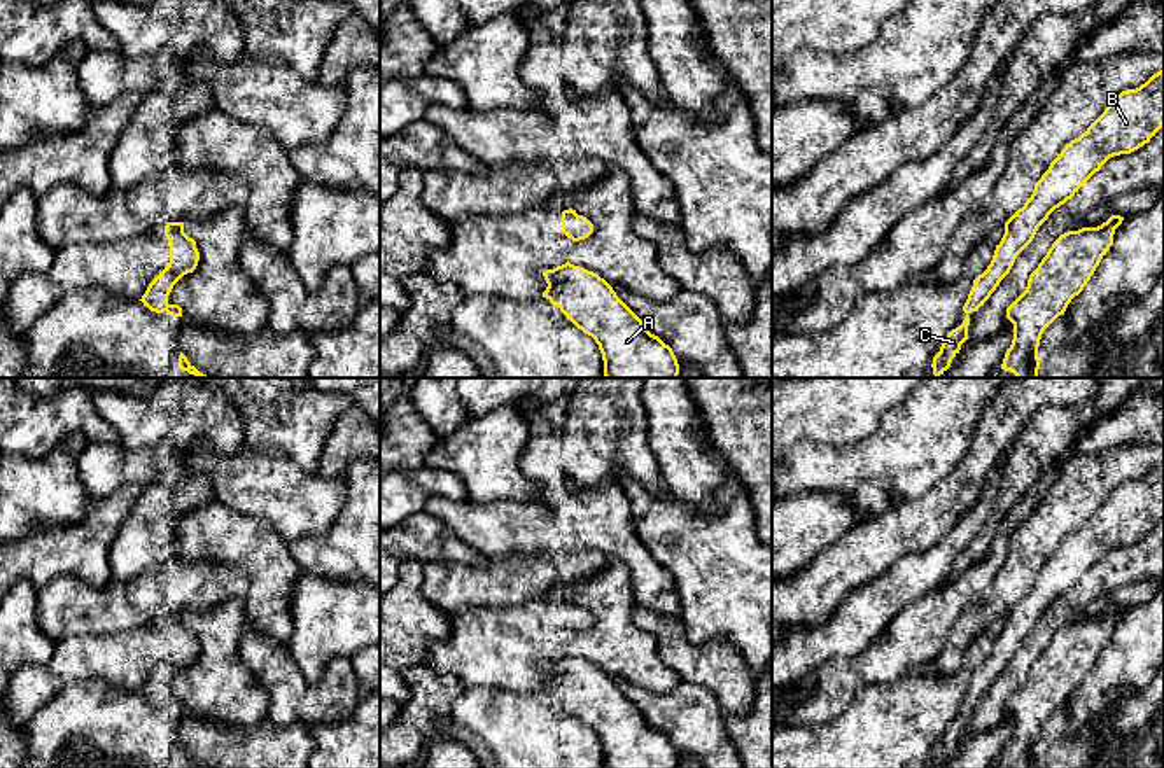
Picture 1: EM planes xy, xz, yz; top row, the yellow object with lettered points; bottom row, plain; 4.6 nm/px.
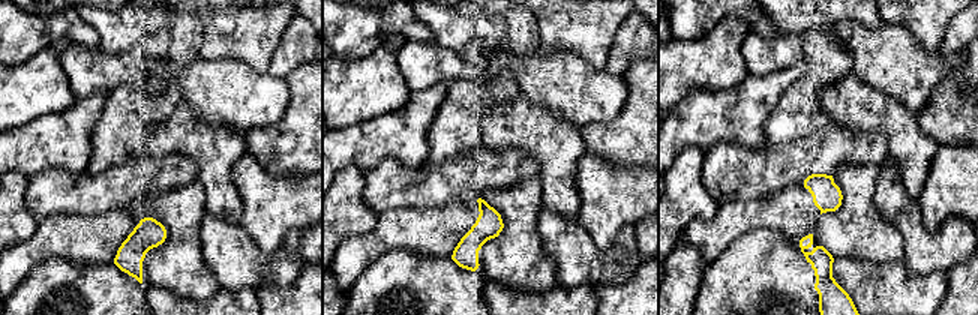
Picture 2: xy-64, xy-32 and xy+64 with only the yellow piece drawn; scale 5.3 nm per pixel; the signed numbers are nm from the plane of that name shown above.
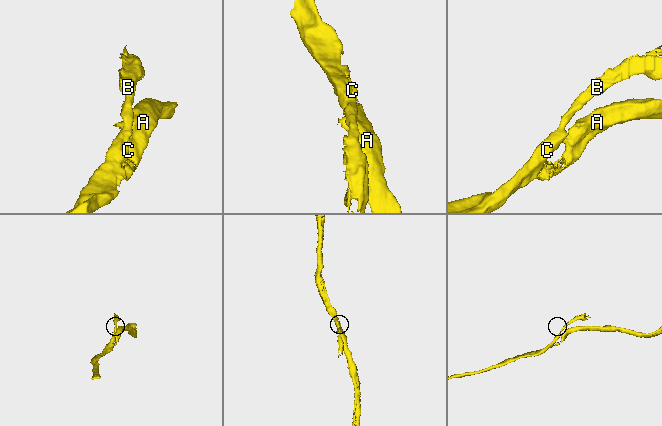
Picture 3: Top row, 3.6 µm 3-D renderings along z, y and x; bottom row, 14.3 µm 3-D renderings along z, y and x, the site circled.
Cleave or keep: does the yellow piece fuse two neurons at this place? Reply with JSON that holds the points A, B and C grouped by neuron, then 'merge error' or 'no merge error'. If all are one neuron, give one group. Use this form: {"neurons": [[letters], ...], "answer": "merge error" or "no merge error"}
{"neurons": [["A", "C"], ["B"]], "answer": "merge error"}

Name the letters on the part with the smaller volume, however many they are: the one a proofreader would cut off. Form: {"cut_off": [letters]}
{"cut_off": ["B"]}

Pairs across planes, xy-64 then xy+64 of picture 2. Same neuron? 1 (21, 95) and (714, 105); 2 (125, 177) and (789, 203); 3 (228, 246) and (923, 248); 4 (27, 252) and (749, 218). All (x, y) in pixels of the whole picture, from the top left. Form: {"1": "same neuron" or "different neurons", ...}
{"1": "different neurons", "2": "different neurons", "3": "same neuron", "4": "same neuron"}

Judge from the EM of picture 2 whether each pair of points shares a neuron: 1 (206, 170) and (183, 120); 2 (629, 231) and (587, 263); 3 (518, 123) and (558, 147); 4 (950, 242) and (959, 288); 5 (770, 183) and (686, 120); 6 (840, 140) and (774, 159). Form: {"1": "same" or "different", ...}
{"1": "same", "2": "same", "3": "same", "4": "different", "5": "different", "6": "same"}

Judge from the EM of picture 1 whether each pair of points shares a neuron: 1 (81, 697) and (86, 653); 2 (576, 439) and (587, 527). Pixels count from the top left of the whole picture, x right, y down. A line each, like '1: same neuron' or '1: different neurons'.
1: different neurons
2: different neurons

